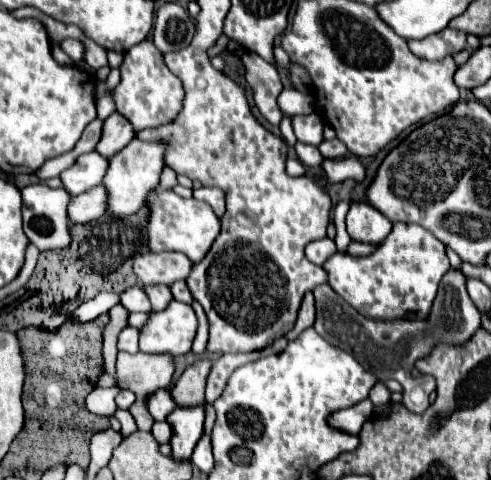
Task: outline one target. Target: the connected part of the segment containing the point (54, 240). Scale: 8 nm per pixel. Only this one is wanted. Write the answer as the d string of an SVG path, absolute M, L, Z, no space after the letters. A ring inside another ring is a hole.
M33 184L21 190L23 194L23 228L31 244L35 244L41 252L45 250L61 250L71 246L71 226L73 222L67 216L67 206L71 196L65 188L49 188L47 184Z

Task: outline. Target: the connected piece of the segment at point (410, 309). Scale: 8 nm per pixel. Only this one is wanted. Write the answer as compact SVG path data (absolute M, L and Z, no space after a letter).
M393 222L389 236L373 254L351 256L335 252L323 264L329 286L359 314L375 320L425 320L431 312L437 286L449 268L445 246L423 226L407 222Z

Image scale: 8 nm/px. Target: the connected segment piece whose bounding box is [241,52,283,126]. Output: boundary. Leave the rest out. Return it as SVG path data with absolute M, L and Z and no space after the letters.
M245 52L241 56L241 62L247 68L245 76L247 76L249 86L253 88L253 100L255 100L261 116L269 124L279 126L283 112L277 104L277 96L281 94L283 84L281 84L277 70L271 64L267 64L263 58L259 58L255 52Z

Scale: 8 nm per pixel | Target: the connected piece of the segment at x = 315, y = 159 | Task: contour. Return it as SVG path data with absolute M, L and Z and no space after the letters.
M297 142L295 144L295 150L297 150L297 156L299 160L305 164L305 166L311 166L311 168L321 168L323 164L323 156L319 152L317 146L309 146L309 144L303 144L303 142Z

